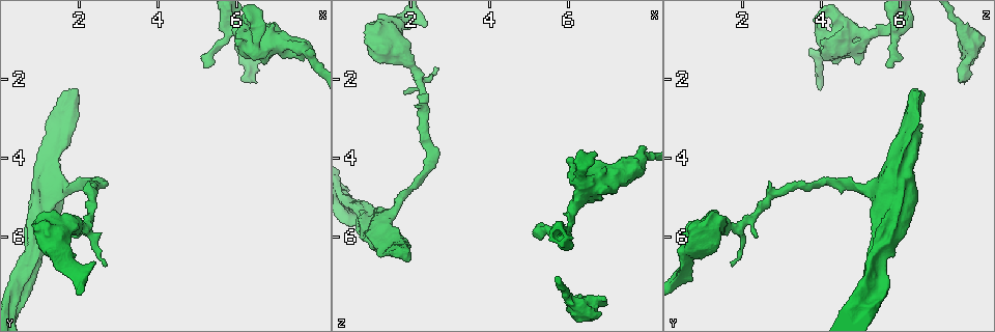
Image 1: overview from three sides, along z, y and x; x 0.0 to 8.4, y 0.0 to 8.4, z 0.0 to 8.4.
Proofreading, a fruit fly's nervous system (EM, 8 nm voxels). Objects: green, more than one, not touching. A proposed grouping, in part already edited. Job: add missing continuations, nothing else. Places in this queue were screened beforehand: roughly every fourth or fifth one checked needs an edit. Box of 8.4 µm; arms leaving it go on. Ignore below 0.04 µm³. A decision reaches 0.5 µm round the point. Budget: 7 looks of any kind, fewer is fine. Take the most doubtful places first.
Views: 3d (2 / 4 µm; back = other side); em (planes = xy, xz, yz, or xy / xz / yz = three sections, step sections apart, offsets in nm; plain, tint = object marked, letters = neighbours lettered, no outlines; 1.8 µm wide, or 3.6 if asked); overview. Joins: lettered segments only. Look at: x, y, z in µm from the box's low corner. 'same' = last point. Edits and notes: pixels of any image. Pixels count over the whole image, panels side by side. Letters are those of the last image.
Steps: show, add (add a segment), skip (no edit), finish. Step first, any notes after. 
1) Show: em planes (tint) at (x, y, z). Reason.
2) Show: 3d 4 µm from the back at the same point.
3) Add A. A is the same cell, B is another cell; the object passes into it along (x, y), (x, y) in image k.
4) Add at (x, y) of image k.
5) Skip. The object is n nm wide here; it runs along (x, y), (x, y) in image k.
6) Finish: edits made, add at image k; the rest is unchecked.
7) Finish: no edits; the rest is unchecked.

Show: 3d 2 µm at (6.35, 2.05, 7.55). Free end.

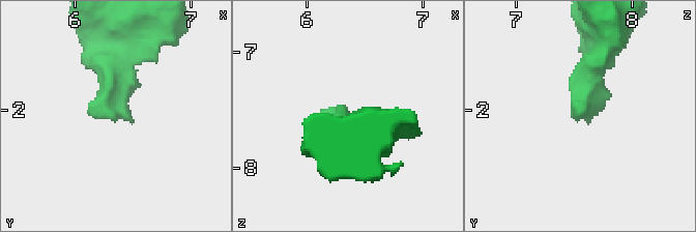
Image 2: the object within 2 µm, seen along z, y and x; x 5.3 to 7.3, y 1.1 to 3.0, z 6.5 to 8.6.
Show: em planes (tint) at (6.38, 2.08, 7.52).

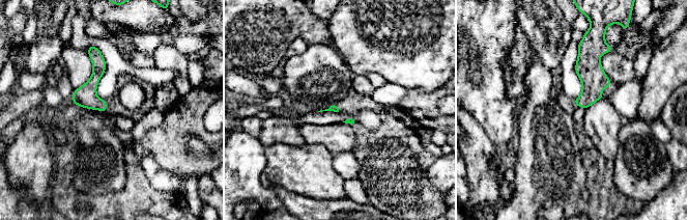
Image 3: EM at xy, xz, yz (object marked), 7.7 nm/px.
Show: em planes (letters) at the same point.

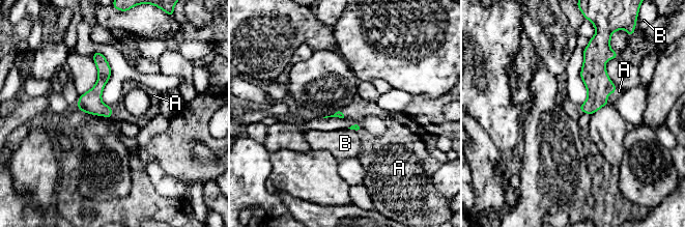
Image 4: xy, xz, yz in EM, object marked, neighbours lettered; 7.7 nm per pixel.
Add A. The longest contact is with B, 170 nm; A is the same cell, B is another cell; the cell continues.

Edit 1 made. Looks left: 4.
Show: 3d 2 µm from the back at (5.85, 0.80, 5.90). Sharp bend.

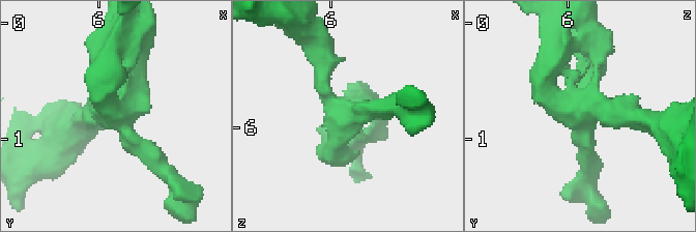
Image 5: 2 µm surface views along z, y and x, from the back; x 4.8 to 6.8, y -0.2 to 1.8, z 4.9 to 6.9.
Show: em 3.6 µm xz step 8 (tint) at (5.88, 0.76, 5.94).

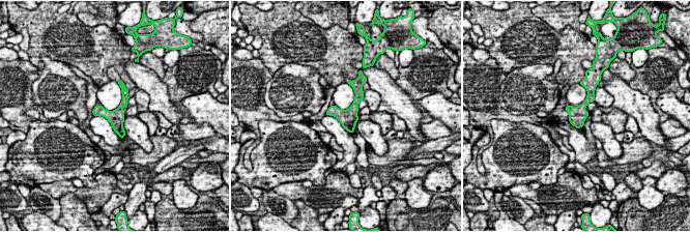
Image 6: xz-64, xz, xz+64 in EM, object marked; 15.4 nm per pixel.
Show: em 3.6 µm planes (letters) at the same point.

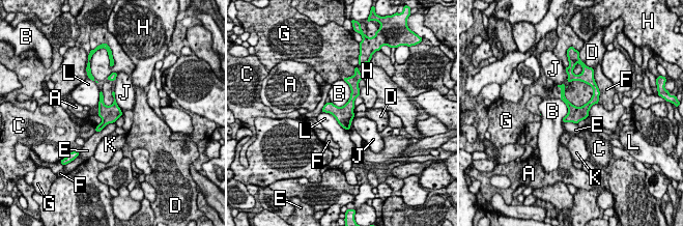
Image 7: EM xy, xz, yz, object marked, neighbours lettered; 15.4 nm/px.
Skip. The object is 240 nm wide here; A, B, C, D, E, F, G, H, J, K and L are other cells; a border runs along (343, 79), (350, 97), (337, 107) in image 7; none of them fits.

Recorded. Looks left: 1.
Show: em planes (letters) at (1.90, 2.30, 6.55).

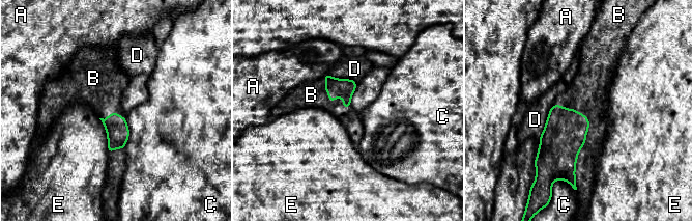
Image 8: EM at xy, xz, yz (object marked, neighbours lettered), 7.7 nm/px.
Add B. B is the same cell, A, C, D and E are other cells; it goes on there.

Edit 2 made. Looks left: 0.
Finish: edits made, add at image 4, add at image 8; the rest is unchecked.

